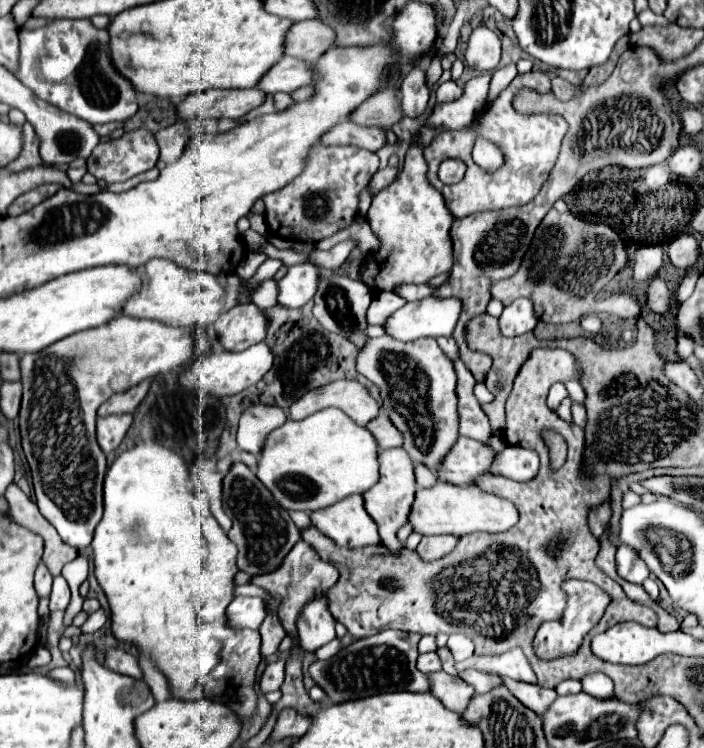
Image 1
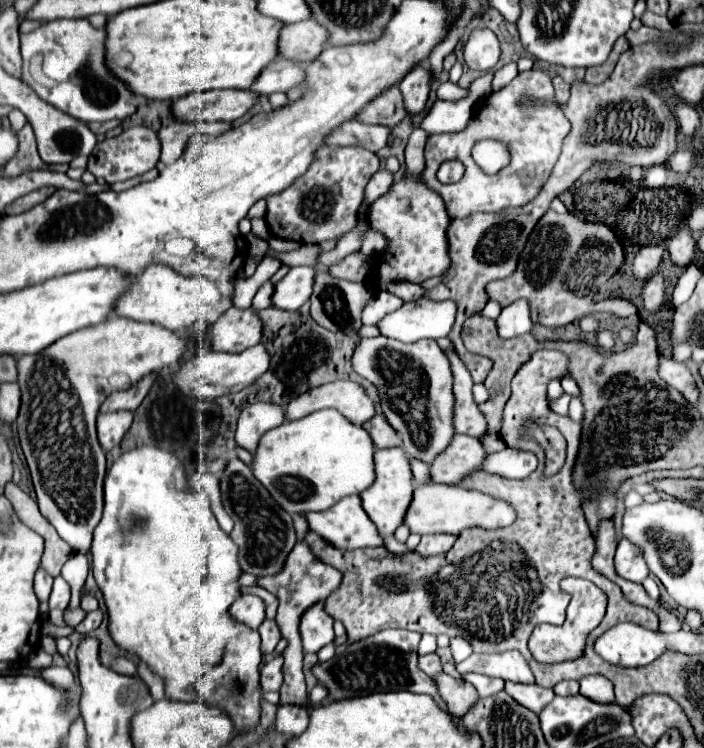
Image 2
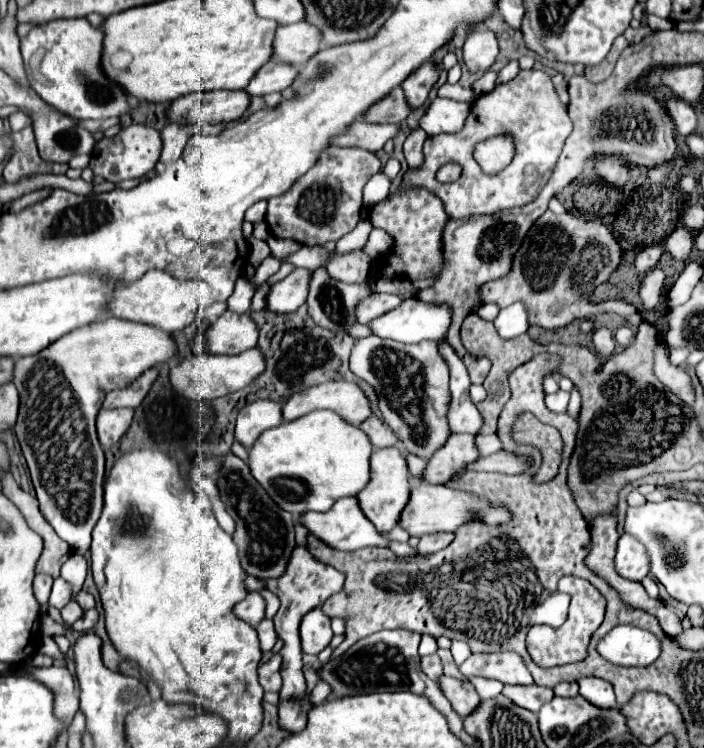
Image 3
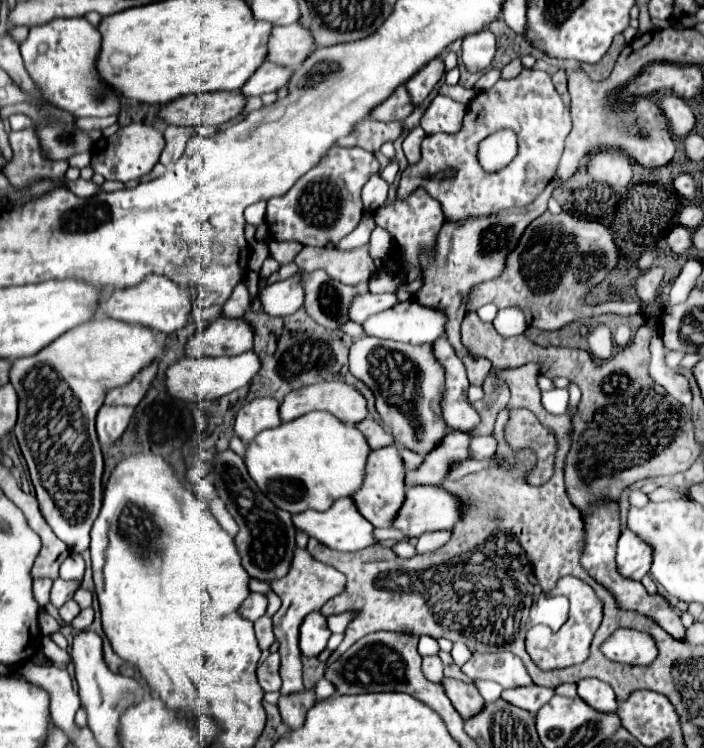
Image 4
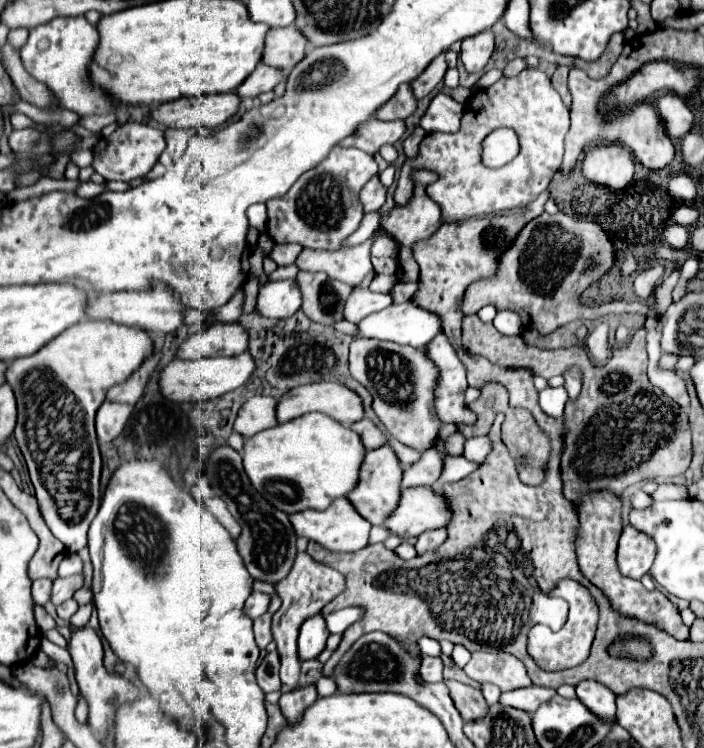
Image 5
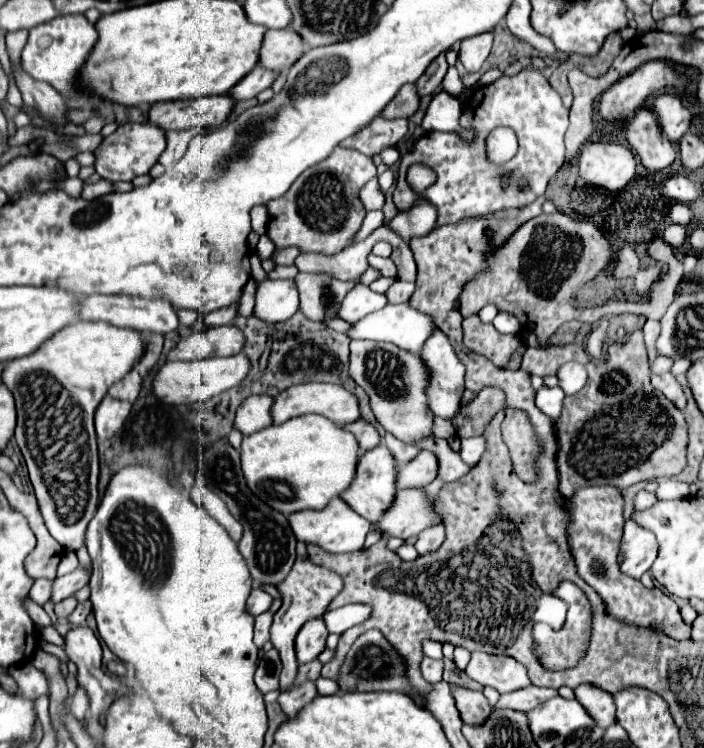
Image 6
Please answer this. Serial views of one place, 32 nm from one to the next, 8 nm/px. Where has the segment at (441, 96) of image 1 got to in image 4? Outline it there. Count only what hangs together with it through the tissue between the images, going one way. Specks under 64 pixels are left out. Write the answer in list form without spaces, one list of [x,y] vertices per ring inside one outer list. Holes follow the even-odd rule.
[[[444,84],[440,88],[440,94],[450,96],[452,100],[462,102],[462,104],[468,104],[474,98],[474,90],[468,90],[468,88],[462,88],[462,86],[448,86],[448,84]]]

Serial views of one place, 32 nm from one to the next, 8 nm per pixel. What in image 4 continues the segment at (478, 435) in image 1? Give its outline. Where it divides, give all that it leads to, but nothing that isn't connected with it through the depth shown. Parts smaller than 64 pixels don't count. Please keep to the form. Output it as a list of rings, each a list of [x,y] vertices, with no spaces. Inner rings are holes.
[[[440,336],[440,340],[432,342],[432,354],[436,356],[436,360],[440,360],[440,364],[444,364],[444,372],[446,372],[444,408],[442,408],[444,422],[458,432],[468,432],[476,428],[480,422],[480,416],[466,400],[466,390],[470,386],[466,368],[458,360],[446,336]]]

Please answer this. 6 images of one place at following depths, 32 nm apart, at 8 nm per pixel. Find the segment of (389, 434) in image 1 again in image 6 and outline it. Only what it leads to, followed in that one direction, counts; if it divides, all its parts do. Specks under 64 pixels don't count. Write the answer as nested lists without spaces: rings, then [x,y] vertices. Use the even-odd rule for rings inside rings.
[[[356,420],[352,424],[346,424],[344,430],[352,432],[356,436],[356,442],[360,444],[360,452],[366,452],[366,450],[370,450],[370,448],[380,444],[380,434],[376,432],[376,428],[370,422]]]

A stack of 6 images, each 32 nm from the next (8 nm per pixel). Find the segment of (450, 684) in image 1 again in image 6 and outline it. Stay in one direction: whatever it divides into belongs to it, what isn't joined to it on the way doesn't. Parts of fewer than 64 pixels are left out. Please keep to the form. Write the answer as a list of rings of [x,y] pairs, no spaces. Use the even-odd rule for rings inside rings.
[[[452,686],[452,696],[456,700],[456,708],[460,710],[464,724],[480,726],[492,714],[492,706],[488,704],[482,692],[474,692],[462,686]]]

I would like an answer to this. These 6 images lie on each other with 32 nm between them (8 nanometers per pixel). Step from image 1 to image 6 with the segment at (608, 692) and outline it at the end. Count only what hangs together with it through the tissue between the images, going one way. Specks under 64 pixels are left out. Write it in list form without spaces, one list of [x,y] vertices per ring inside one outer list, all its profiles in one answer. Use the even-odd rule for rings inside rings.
[[[582,684],[574,690],[576,700],[584,706],[584,710],[596,720],[596,724],[600,724],[600,728],[608,728],[616,722],[614,718],[614,700],[608,692],[594,688],[590,684]]]

